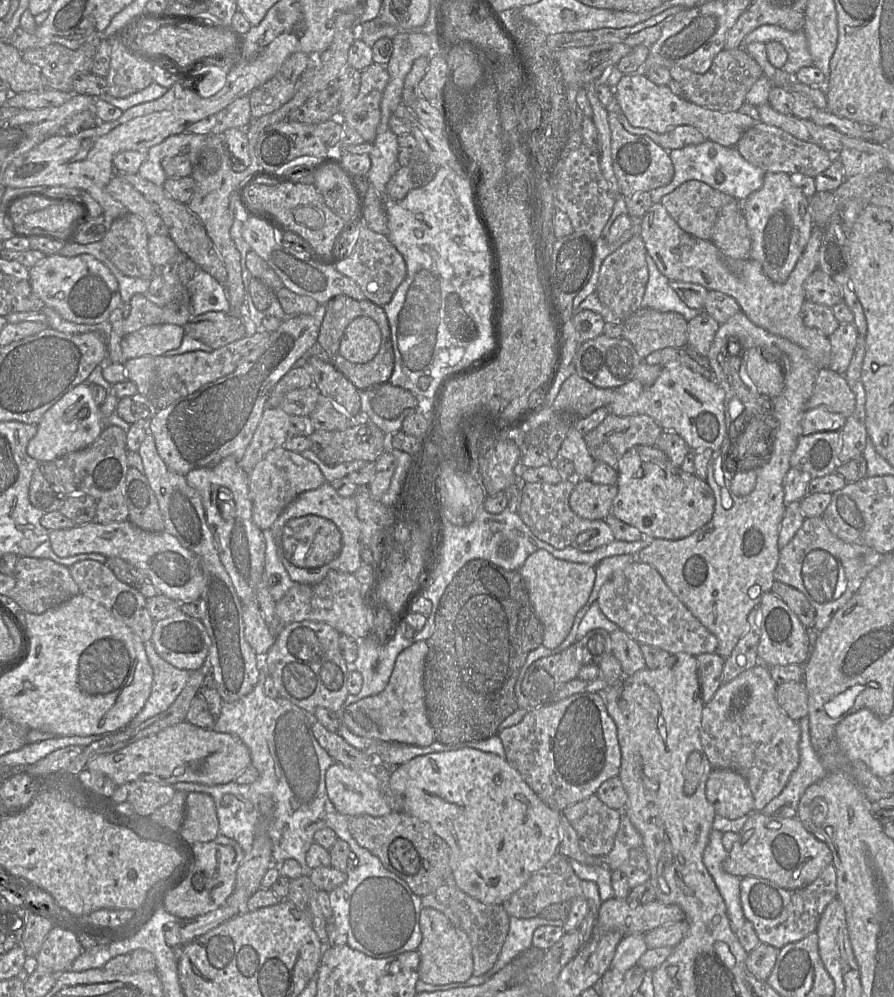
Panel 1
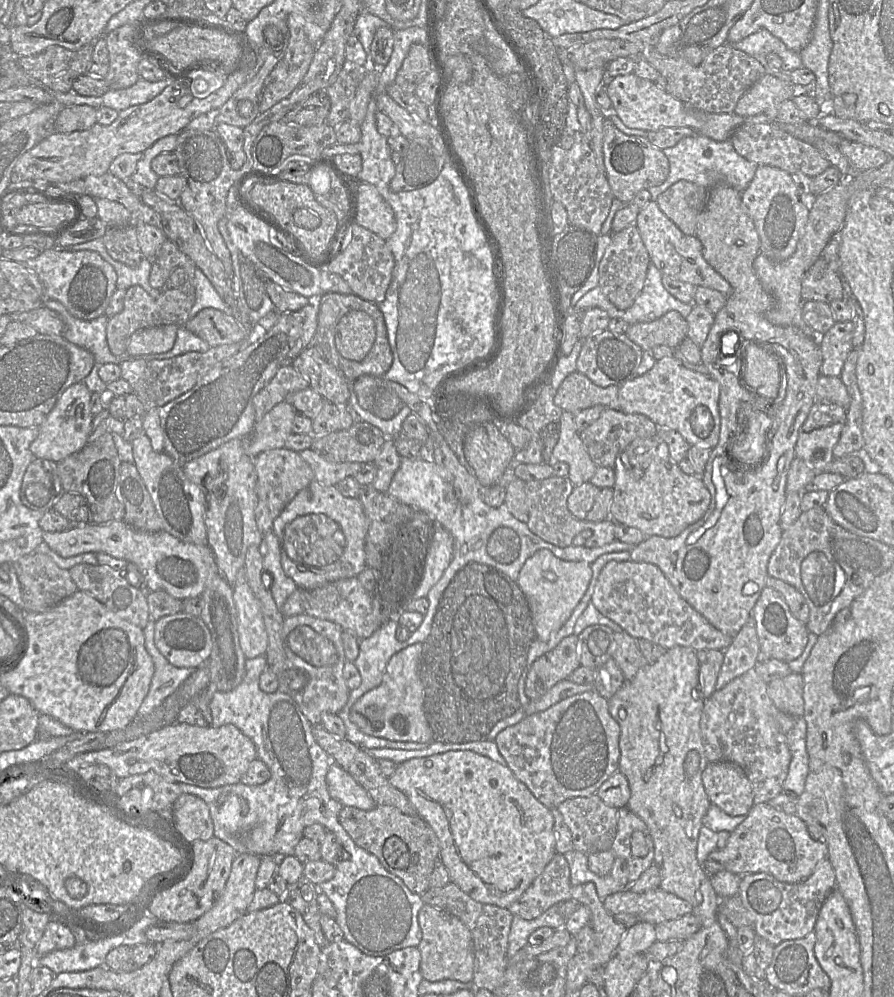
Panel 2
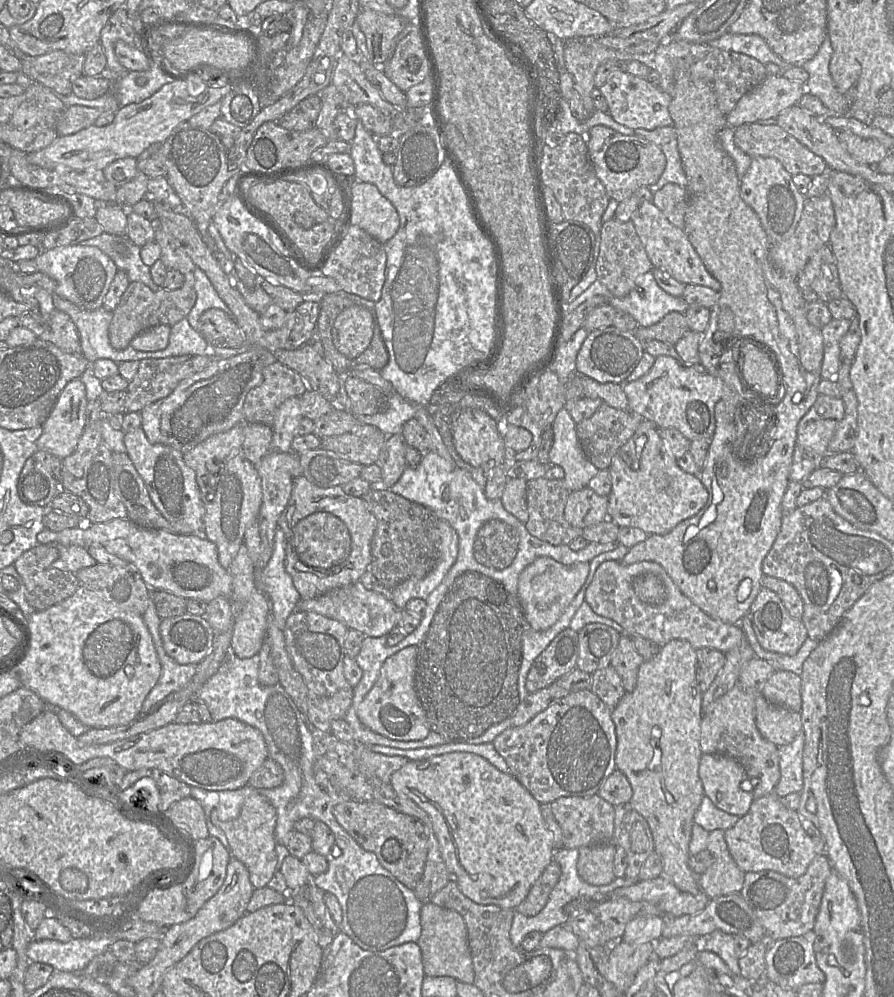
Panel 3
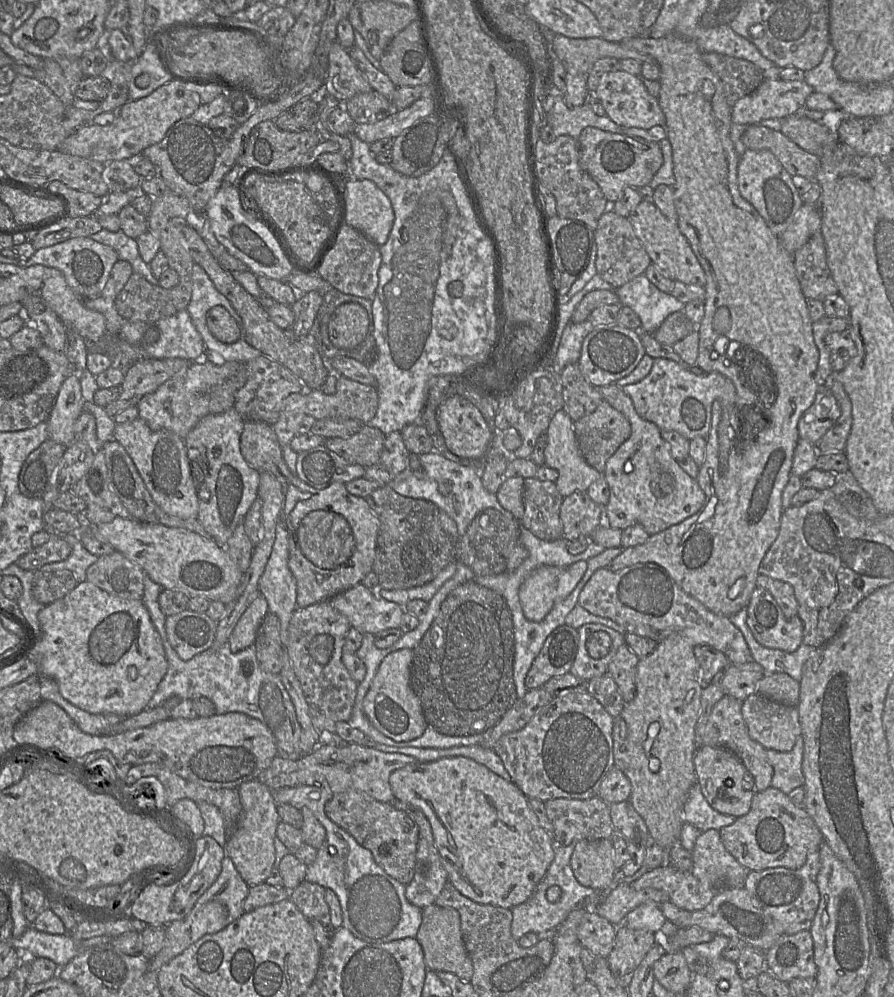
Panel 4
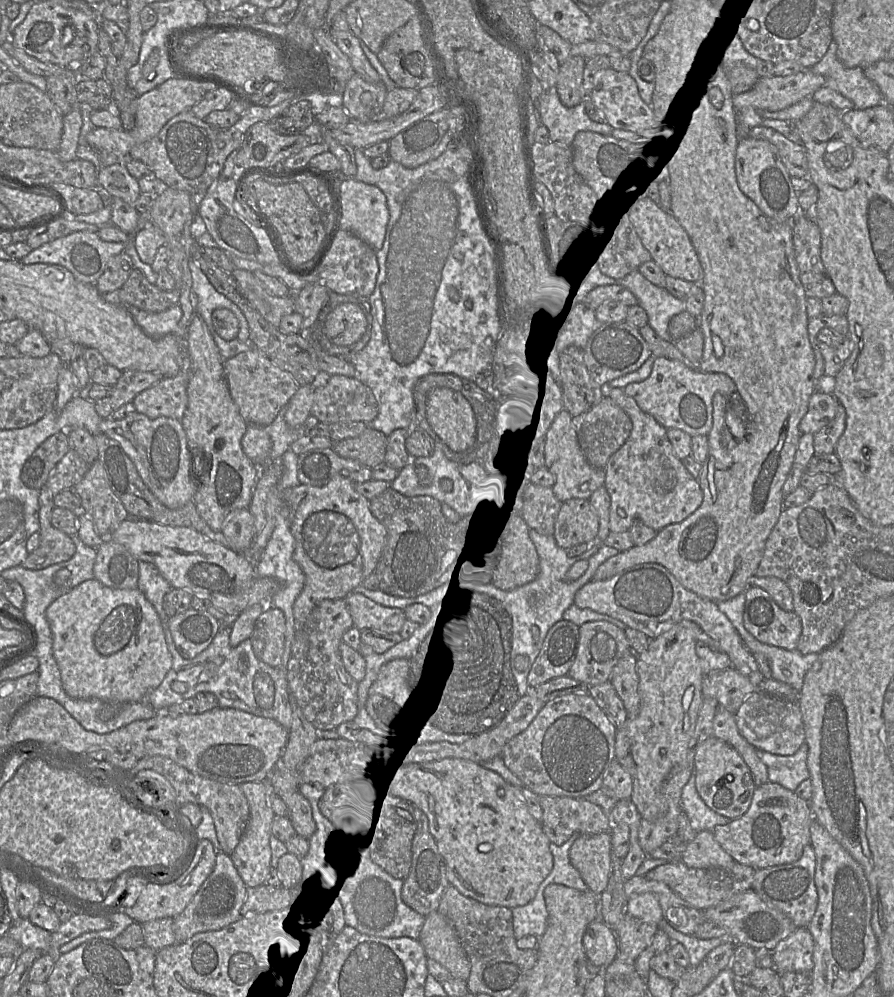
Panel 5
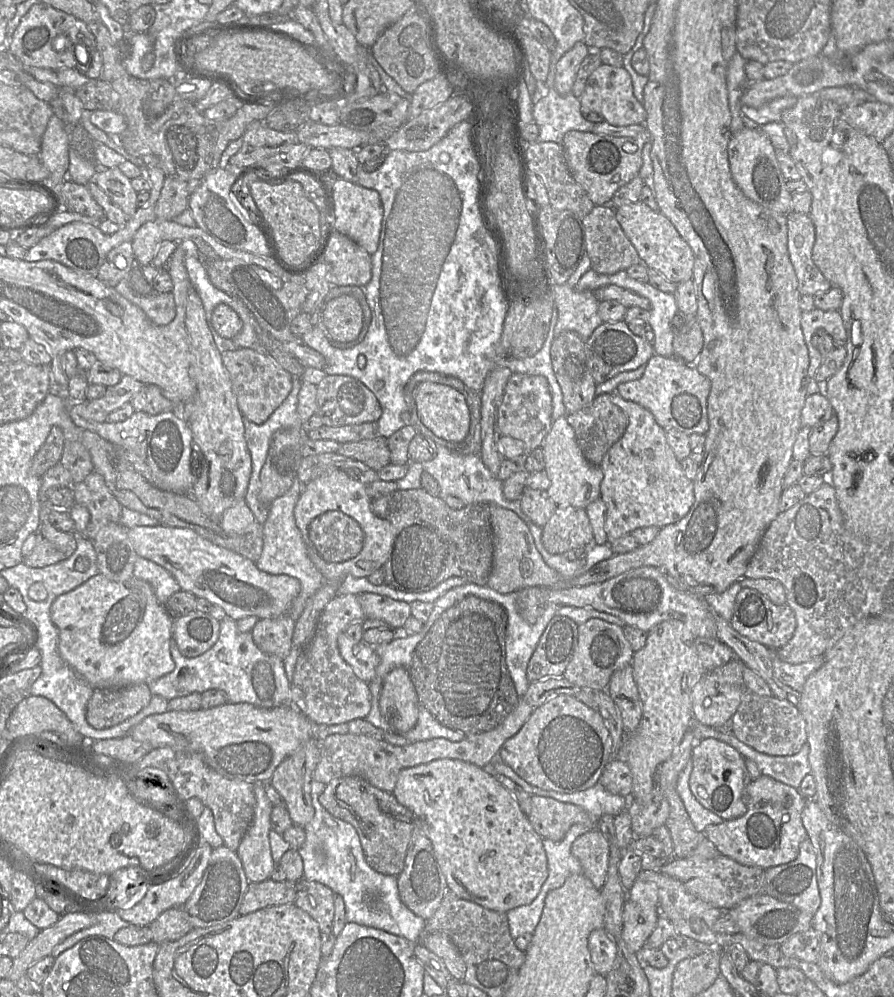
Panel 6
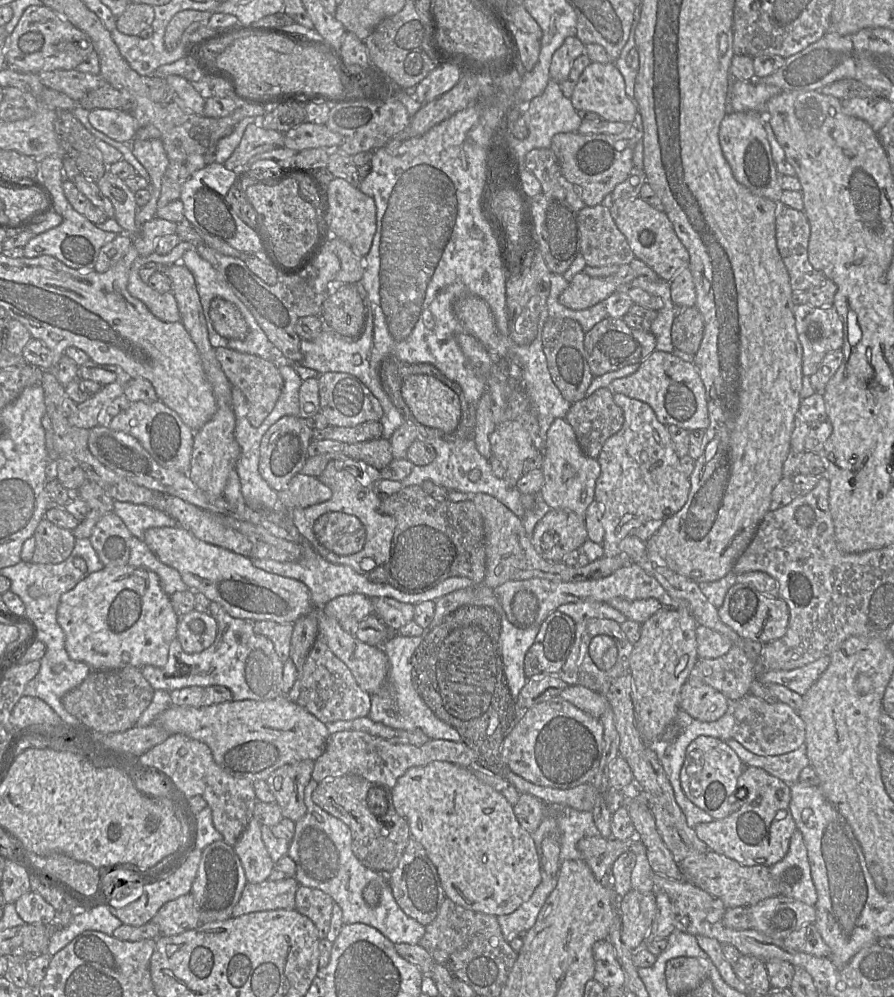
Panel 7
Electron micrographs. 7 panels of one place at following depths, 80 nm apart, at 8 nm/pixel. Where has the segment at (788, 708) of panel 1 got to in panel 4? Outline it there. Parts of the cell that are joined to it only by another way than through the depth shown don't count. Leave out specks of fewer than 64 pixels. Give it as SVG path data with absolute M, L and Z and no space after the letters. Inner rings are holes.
M766 674L757 685L757 693L776 702L798 707L800 686L800 682L788 674Z

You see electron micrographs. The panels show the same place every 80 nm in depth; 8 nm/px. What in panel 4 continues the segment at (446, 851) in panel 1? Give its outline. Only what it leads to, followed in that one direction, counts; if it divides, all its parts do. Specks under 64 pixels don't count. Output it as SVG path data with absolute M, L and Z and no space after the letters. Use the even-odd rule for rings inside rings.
M355 789L334 794L324 809L328 818L371 851L375 862L388 875L404 885L411 882L415 873L419 827L406 812Z

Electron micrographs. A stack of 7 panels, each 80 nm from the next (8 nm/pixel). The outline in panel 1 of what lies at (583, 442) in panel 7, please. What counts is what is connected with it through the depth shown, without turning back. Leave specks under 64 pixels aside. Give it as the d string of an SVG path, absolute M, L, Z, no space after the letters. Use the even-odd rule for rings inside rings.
M608 413L606 418L596 428L583 438L589 452L595 461L602 461L618 469L618 461L632 447L636 445L655 446L663 429L648 415L617 416Z

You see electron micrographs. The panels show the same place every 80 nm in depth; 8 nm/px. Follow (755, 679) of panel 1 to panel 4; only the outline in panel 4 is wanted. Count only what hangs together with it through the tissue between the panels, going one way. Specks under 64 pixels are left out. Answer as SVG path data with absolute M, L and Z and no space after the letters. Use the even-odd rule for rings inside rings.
M725 695L713 708L701 737L700 745L725 748L733 752L743 763L754 781L755 792L761 792L771 786L773 768L767 760L766 749L754 741L748 734L748 729L742 715L743 701Z

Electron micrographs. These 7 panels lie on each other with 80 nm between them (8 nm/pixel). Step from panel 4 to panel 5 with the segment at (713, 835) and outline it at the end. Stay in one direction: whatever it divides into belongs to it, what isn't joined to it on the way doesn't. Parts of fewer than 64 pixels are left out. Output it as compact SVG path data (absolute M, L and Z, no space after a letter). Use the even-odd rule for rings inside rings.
M709 830L696 833L695 838L683 846L680 860L687 867L696 869L724 868L735 863Z

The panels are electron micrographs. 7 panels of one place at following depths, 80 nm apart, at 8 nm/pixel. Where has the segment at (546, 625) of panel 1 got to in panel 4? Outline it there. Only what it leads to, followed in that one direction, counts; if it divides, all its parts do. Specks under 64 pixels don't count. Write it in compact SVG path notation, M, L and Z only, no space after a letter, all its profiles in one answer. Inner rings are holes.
M587 561L567 568L541 565L533 570L519 589L524 616L533 622L542 621L558 601L574 590L586 570Z

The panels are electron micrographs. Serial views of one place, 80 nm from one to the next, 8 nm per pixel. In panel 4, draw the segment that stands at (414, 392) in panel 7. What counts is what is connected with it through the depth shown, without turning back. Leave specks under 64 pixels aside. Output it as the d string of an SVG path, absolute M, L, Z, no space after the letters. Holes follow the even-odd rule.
M453 395L439 406L437 422L447 448L459 457L480 459L491 445L491 428L479 409L462 396Z

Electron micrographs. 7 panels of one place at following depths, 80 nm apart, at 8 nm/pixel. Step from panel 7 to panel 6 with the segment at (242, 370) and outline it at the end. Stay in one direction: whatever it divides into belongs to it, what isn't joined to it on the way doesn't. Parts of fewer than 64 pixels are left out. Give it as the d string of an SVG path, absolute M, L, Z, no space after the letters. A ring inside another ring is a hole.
M239 348L224 351L221 357L242 416L257 425L264 423L290 393L292 374L264 351Z

